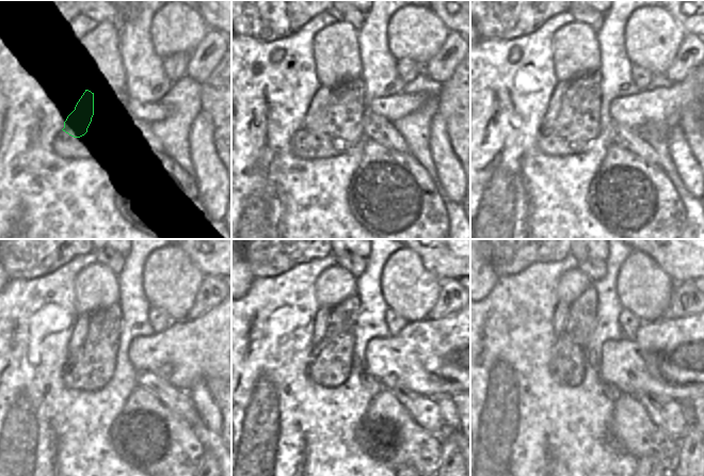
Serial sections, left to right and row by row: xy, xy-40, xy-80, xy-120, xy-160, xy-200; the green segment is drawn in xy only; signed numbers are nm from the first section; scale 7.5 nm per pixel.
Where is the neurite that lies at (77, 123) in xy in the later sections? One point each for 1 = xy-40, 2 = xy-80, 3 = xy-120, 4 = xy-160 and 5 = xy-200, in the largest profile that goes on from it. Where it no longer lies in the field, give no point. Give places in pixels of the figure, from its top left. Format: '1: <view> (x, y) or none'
1: xy-40 (314, 117)
2: xy-80 (555, 104)
3: xy-120 (82, 323)
4: xy-160 (321, 320)
5: xy-200 (562, 310)

